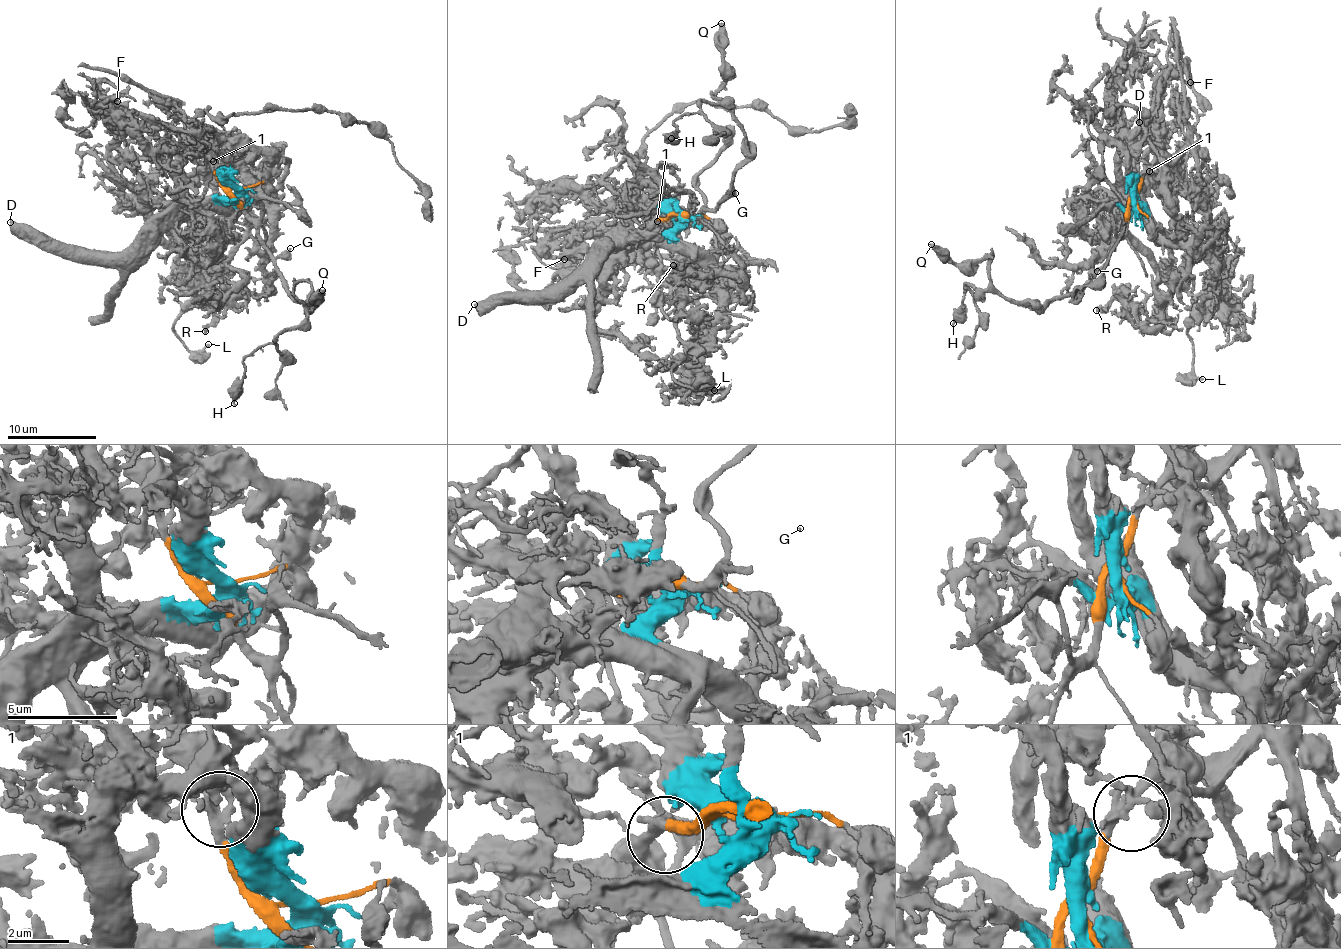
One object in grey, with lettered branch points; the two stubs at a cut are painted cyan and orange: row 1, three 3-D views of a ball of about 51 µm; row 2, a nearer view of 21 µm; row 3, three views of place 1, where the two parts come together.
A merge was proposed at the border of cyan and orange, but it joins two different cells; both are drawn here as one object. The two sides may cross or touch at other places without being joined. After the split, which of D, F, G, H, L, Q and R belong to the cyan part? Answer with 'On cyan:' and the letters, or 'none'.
On cyan: D, F, R

